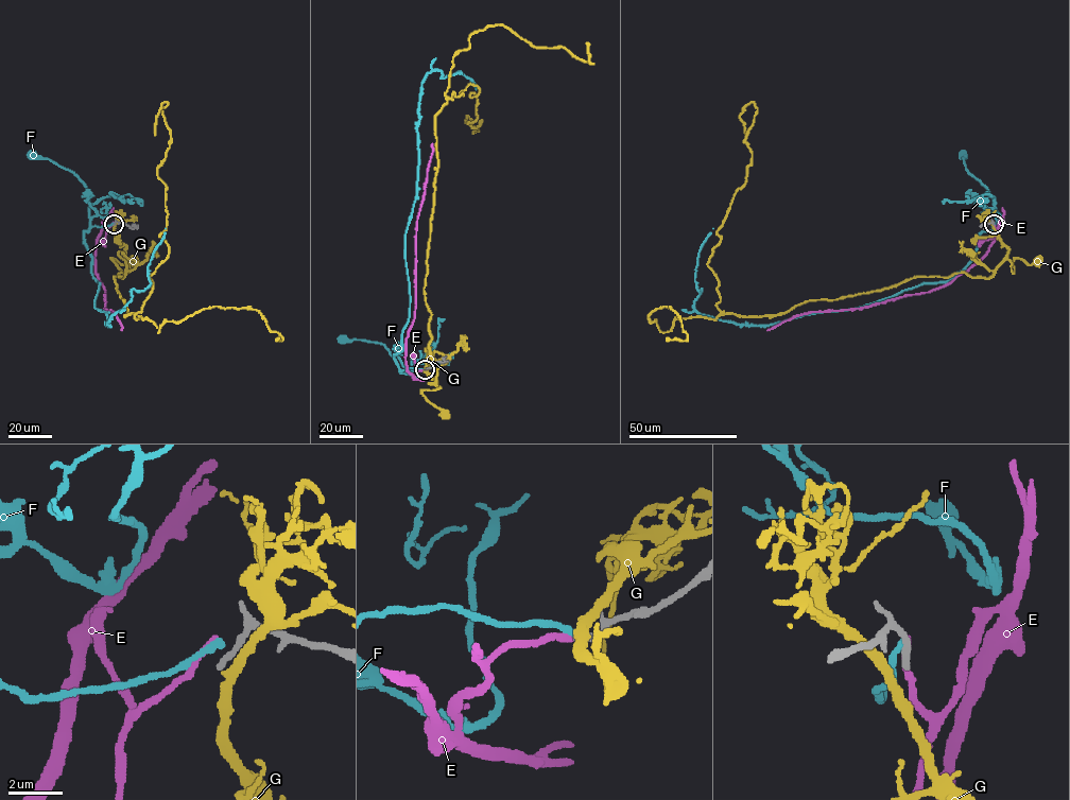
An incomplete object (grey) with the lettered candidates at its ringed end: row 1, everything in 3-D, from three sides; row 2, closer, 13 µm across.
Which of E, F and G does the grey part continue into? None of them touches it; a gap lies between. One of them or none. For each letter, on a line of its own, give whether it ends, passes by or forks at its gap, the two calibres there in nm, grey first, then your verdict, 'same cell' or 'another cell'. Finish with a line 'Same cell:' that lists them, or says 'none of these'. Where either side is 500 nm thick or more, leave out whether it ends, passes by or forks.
E: it ends | 260/300 nm | same cell
F: it ends | 260/300 nm | another cell
G: it passes by | 260/360 nm | another cell
Same cell: E

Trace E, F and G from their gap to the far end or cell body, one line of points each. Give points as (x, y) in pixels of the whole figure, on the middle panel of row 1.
E: (424, 369), (413, 377), (407, 370), (406, 342), (415, 312), (417, 216), (432, 143)
F: (424, 369), (411, 367), (399, 372), (395, 359), (383, 344), (342, 340)
G: (425, 369), (436, 381), (433, 385), (429, 383), (441, 387), (424, 389), (423, 395), (445, 415)

